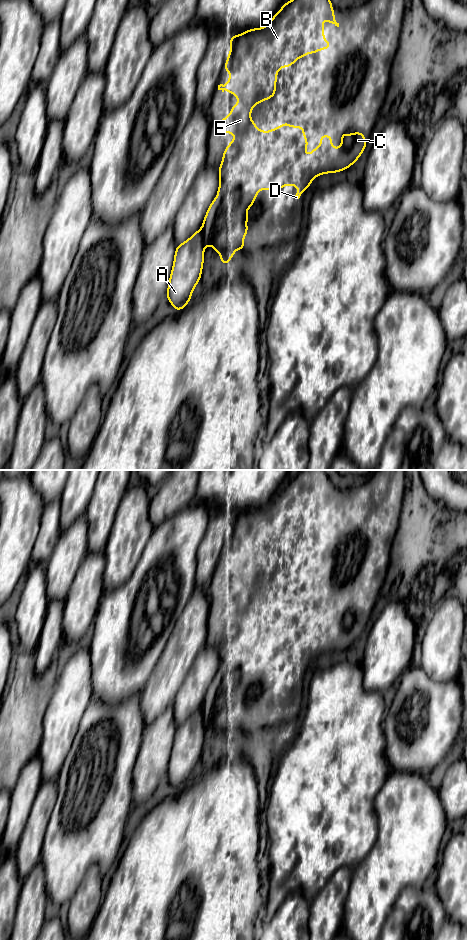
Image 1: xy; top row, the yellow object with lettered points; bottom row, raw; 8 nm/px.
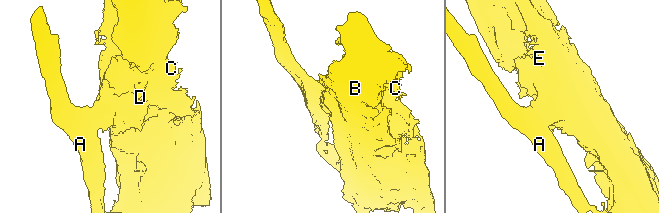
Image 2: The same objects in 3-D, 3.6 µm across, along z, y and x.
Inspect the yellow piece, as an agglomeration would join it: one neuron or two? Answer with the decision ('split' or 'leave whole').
split

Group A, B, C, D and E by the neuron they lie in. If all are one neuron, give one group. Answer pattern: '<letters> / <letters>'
A / B C D E

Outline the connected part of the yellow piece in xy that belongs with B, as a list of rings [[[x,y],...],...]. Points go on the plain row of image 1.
[[[301,470],[293,480],[286,481],[266,506],[230,517],[231,532],[224,546],[224,550],[230,553],[230,559],[225,567],[218,565],[218,570],[233,573],[239,581],[231,588],[230,595],[220,600],[221,612],[234,613],[235,617],[224,630],[219,647],[218,674],[209,686],[200,710],[202,723],[212,726],[220,734],[221,744],[229,744],[237,729],[244,730],[244,716],[248,713],[246,692],[252,687],[260,670],[278,668],[281,671],[282,667],[293,665],[299,672],[292,676],[299,682],[301,673],[316,656],[341,652],[352,646],[368,624],[362,612],[342,612],[340,628],[332,627],[331,615],[321,615],[320,626],[314,628],[306,638],[308,620],[303,606],[290,606],[284,602],[282,606],[265,612],[258,610],[250,597],[257,582],[262,583],[274,577],[279,549],[292,546],[306,534],[332,527],[324,518],[324,504],[320,502],[324,499],[339,507],[333,498],[336,492],[332,486],[324,470]]]

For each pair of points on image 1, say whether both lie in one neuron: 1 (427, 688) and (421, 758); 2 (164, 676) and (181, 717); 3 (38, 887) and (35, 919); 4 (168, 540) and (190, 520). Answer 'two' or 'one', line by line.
1: one
2: two
3: one
4: one

